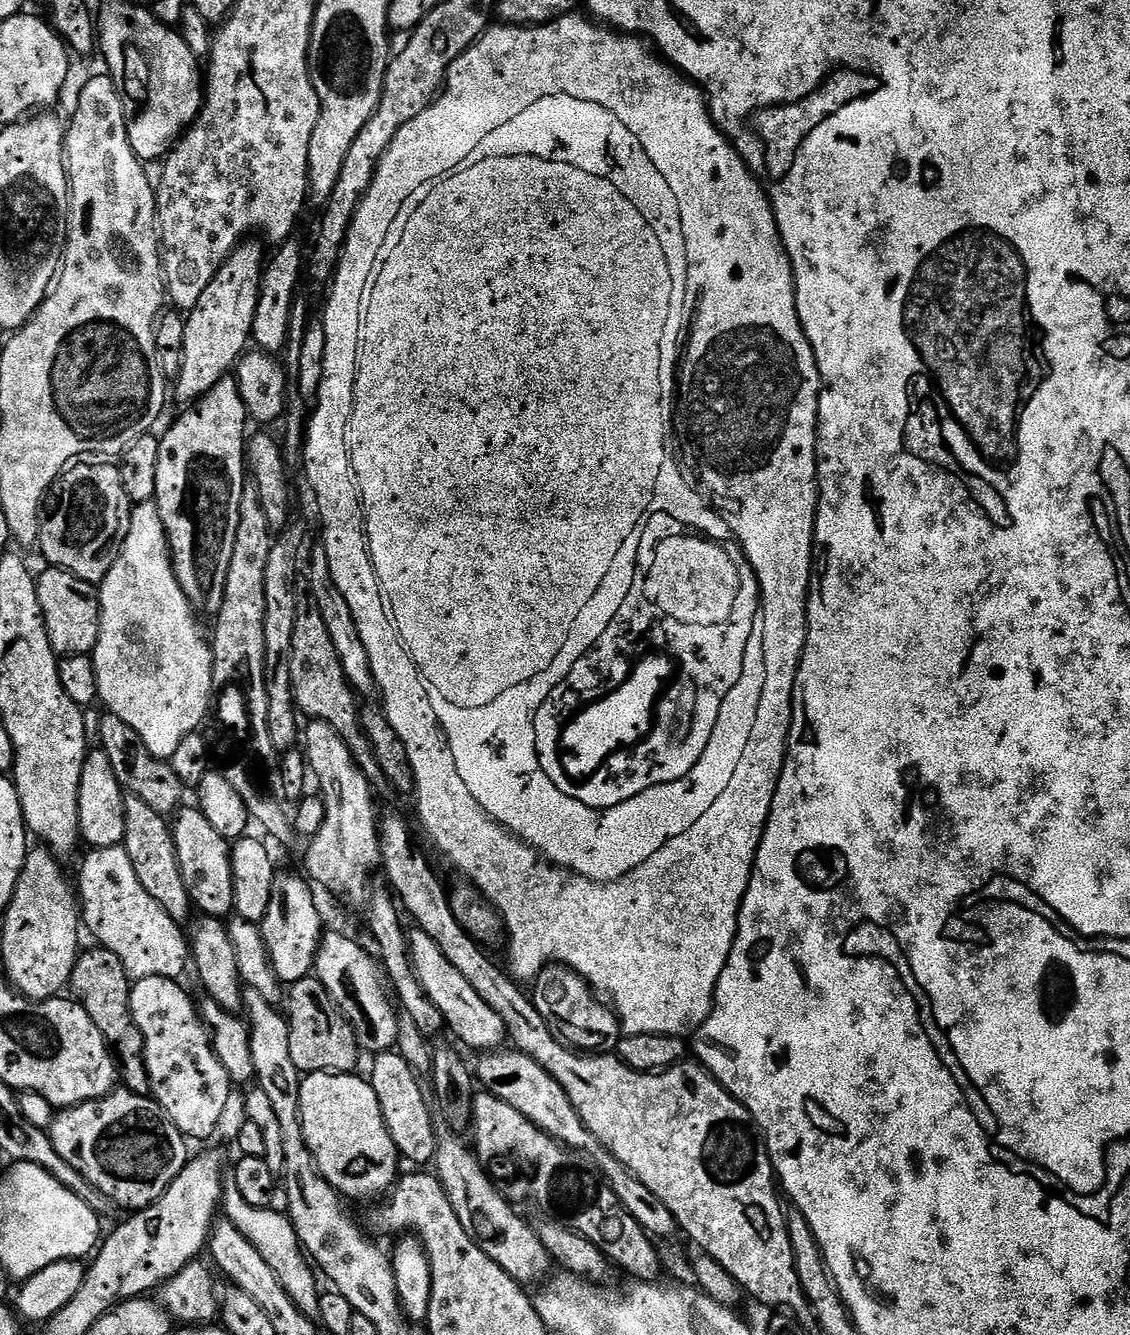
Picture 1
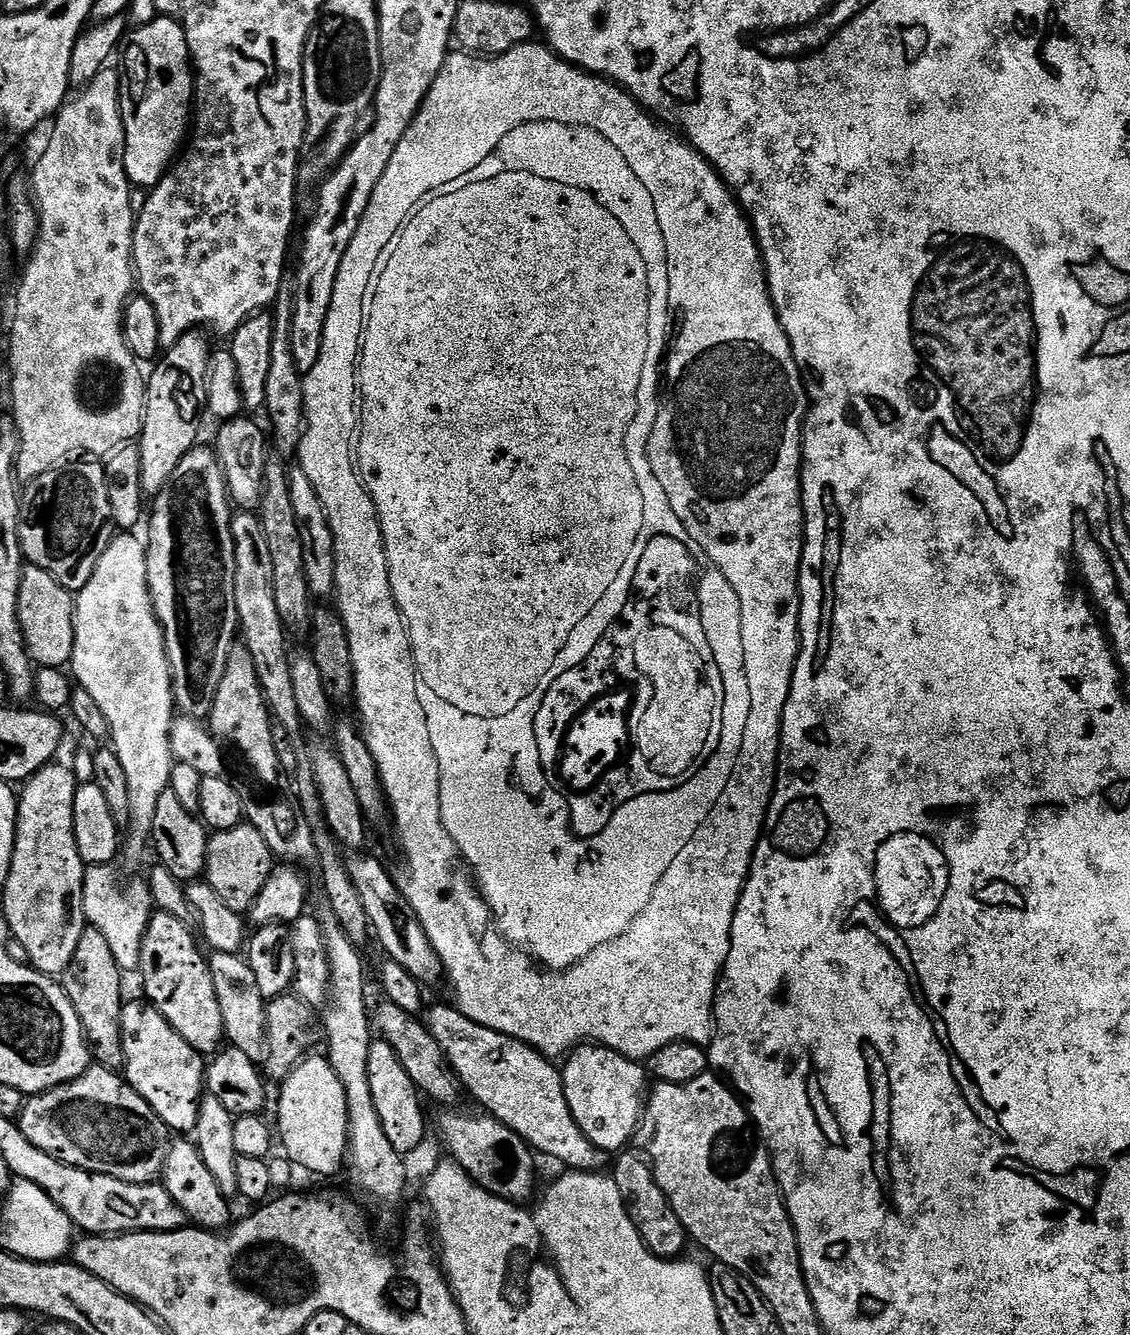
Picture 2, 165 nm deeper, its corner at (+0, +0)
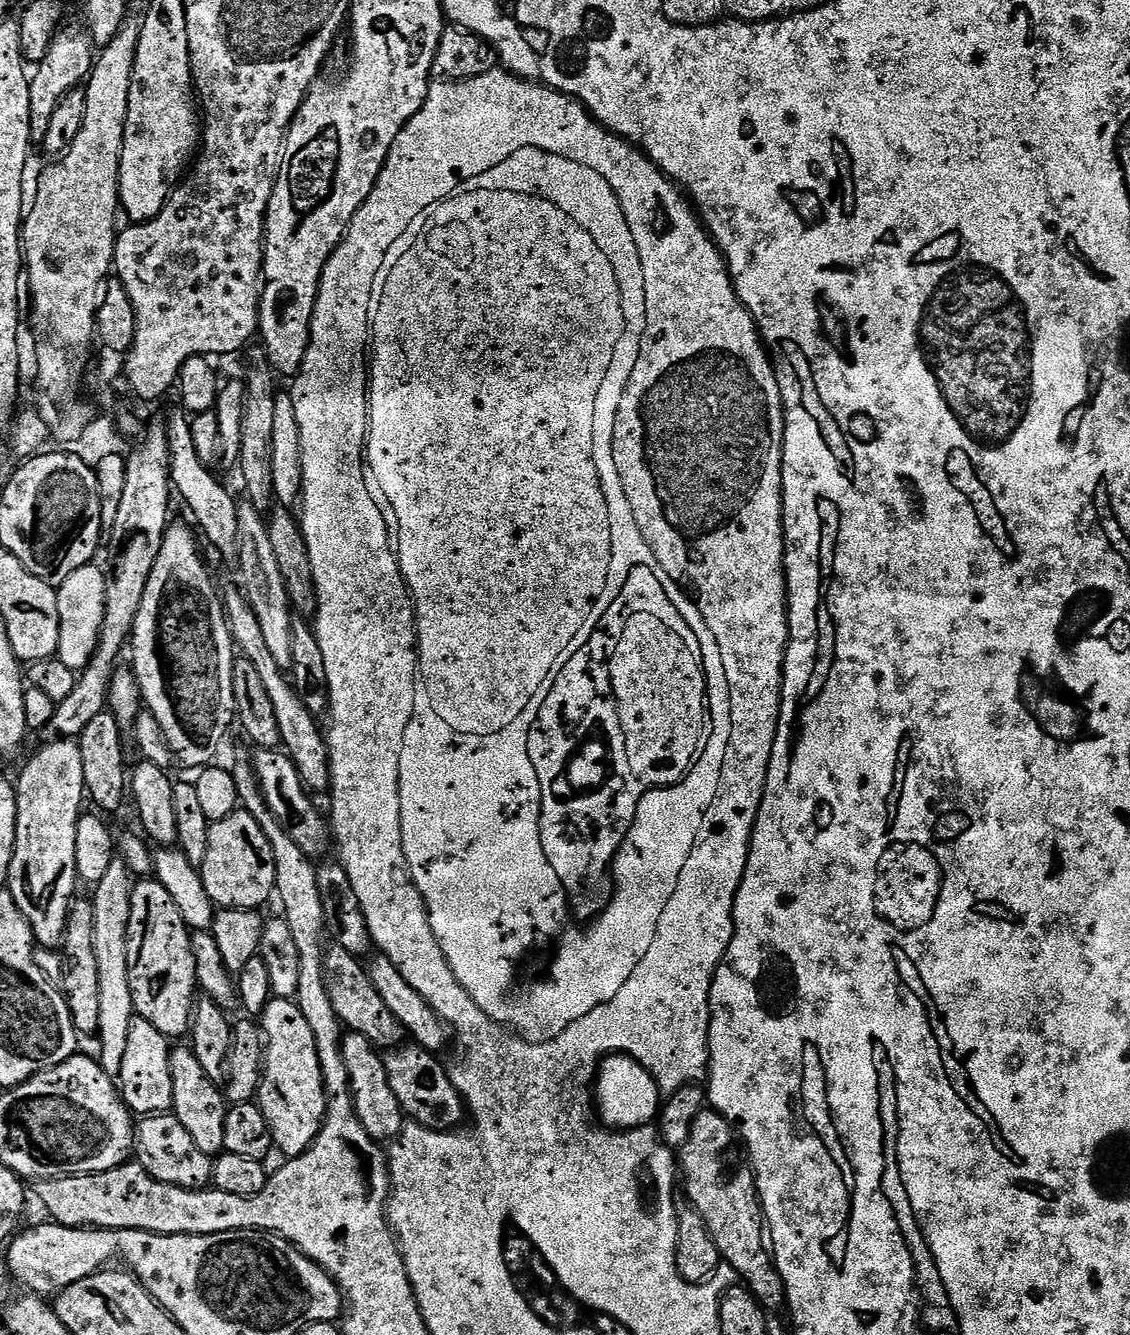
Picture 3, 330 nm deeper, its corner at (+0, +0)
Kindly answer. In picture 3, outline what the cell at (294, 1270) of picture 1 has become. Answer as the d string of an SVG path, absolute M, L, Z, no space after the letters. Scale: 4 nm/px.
M180 1042L175 1045L170 1054L170 1082L174 1102L172 1112L182 1122L182 1127L194 1138L194 1143L202 1149L202 1154L210 1157L217 1157L224 1151L226 1142L226 1114L229 1110L229 1103L221 1085L202 1070L202 1062L192 1053L187 1043Z

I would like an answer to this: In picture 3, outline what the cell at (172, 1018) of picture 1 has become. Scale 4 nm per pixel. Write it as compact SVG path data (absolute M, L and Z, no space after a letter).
M134 1018L130 1022L130 1034L126 1037L126 1058L122 1058L122 1070L118 1077L118 1087L124 1097L124 1103L133 1113L141 1117L168 1114L172 1112L174 1094L170 1082L169 1037L163 1036L150 1022Z

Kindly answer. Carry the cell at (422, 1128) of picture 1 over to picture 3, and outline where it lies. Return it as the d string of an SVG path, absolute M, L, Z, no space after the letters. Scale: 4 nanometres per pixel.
M348 1032L340 1041L340 1049L346 1070L350 1070L354 1106L362 1126L366 1126L366 1134L370 1134L370 1138L377 1142L395 1141L404 1128L406 1117L402 1106L398 1106L398 1098L394 1098L394 1090L390 1090L390 1078L386 1078L381 1049L357 1032Z

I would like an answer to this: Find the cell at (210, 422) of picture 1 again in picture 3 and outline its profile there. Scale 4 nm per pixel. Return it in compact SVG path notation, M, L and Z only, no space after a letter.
M172 522L164 531L162 550L158 550L154 570L150 570L150 582L146 582L146 594L142 594L142 606L138 606L132 627L130 668L136 673L143 707L154 714L175 763L200 770L215 761L212 759L237 715L232 685L234 645L221 593L218 588L216 592L216 584L200 557L200 548L196 545L197 533L189 528Z

